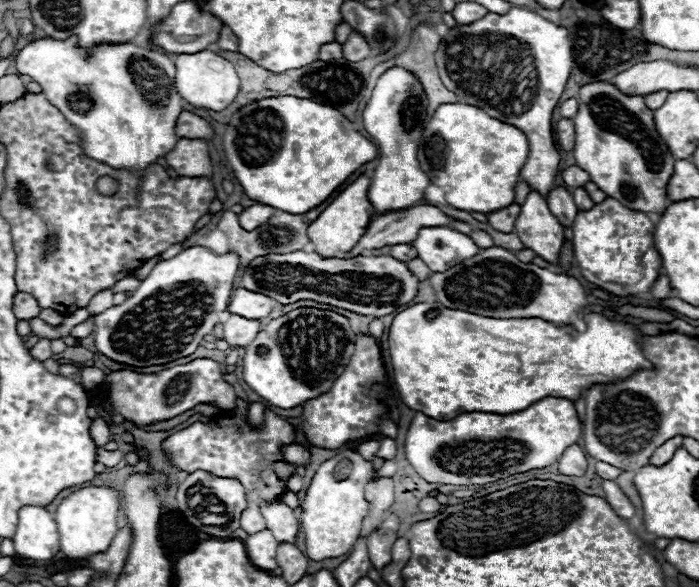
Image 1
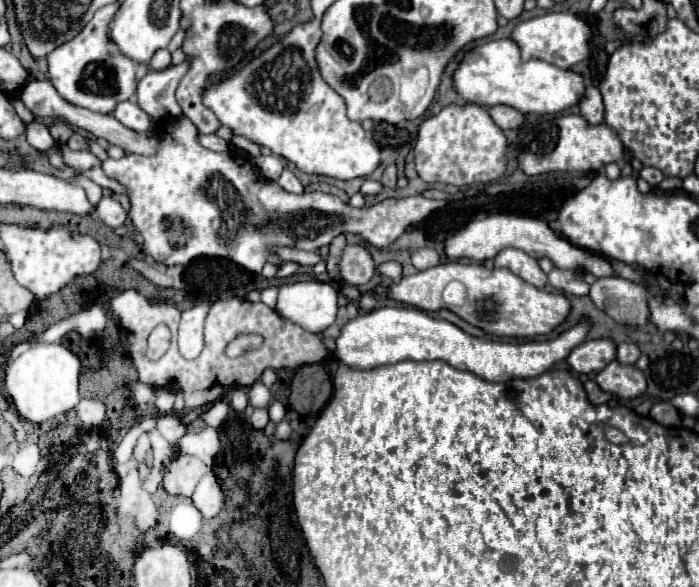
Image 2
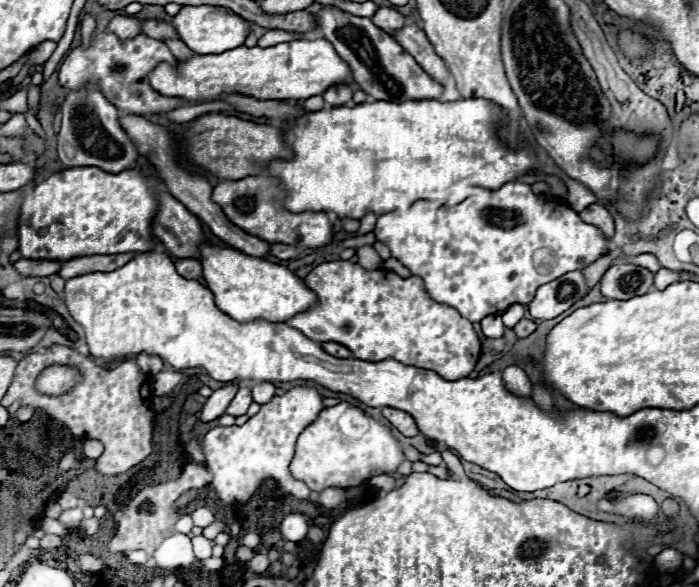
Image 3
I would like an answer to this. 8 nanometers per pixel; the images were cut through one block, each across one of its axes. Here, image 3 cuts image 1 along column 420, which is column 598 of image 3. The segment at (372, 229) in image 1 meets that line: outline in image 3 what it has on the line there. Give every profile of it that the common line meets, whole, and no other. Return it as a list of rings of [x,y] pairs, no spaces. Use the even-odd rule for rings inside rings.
[[[592,204],[592,206],[584,208],[584,210],[580,212],[580,218],[582,218],[586,224],[594,224],[596,228],[600,228],[600,230],[604,232],[604,236],[608,236],[608,238],[614,234],[614,218],[612,218],[612,214],[610,214],[604,206],[600,206],[600,204]]]

